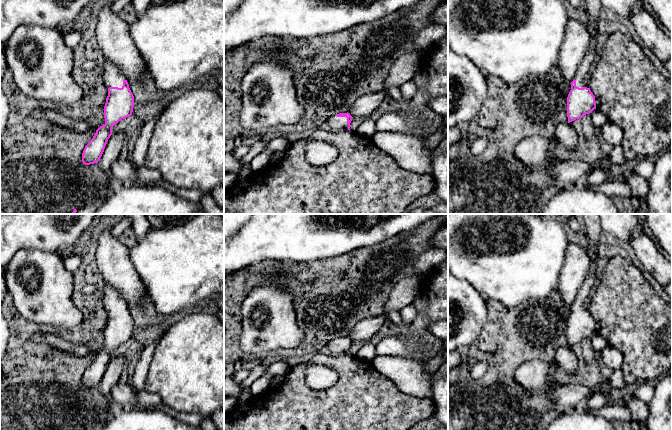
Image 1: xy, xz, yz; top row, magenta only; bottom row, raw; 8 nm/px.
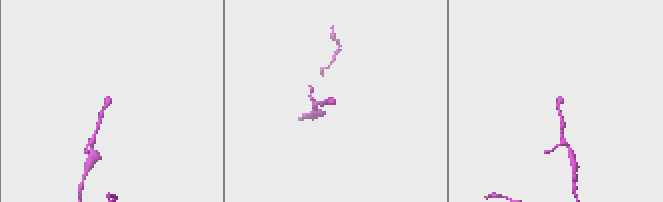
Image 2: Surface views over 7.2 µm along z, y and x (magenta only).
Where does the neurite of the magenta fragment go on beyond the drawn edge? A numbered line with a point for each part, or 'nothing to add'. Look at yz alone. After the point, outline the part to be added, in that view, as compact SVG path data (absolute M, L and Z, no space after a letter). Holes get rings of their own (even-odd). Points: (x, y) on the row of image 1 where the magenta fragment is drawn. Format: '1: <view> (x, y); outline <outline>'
1: yz (585, 67); outline M590 34L590 43L588 50L574 78L576 81L576 86L579 88L583 87L589 88L588 82L585 80L585 77L591 71L591 66L595 60L595 51L596 51L595 35Z

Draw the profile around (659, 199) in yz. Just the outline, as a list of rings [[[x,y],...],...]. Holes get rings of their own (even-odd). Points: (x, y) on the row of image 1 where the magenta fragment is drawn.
[[[672,148],[663,151],[654,164],[653,175],[648,180],[648,214],[672,214]]]

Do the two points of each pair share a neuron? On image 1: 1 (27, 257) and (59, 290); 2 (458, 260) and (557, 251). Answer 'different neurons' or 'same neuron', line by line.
1: same neuron
2: same neuron

